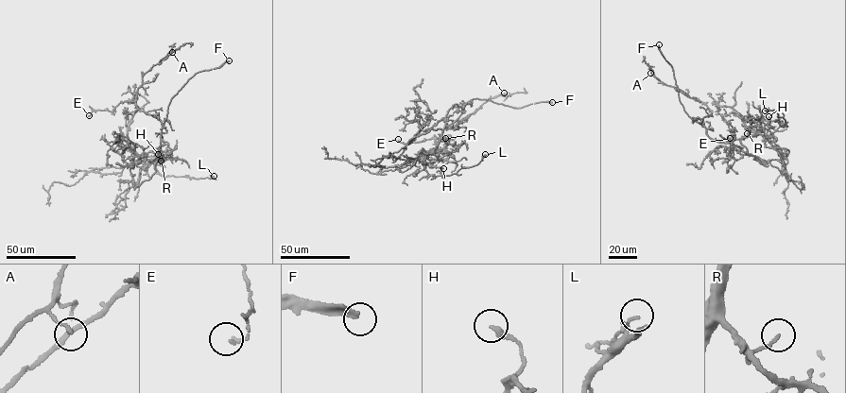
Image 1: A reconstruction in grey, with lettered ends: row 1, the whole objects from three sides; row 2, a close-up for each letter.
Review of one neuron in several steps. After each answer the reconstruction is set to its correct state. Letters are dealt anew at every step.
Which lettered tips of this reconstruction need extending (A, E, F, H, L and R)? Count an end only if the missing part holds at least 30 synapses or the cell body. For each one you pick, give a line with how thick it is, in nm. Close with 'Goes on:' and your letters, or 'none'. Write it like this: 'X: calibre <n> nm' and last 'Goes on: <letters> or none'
F: calibre 260 nm
Goes on: F

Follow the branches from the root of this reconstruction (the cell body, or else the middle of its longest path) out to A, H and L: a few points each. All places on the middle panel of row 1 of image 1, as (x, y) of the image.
A: (446, 114), (454, 104), (463, 111), (447, 129), (489, 99), (504, 93)
H: (446, 114), (439, 142), (422, 158), (429, 165), (443, 168)
L: (446, 114), (439, 142), (422, 158), (426, 172), (435, 177), (452, 175), (461, 168), (478, 164), (485, 154)

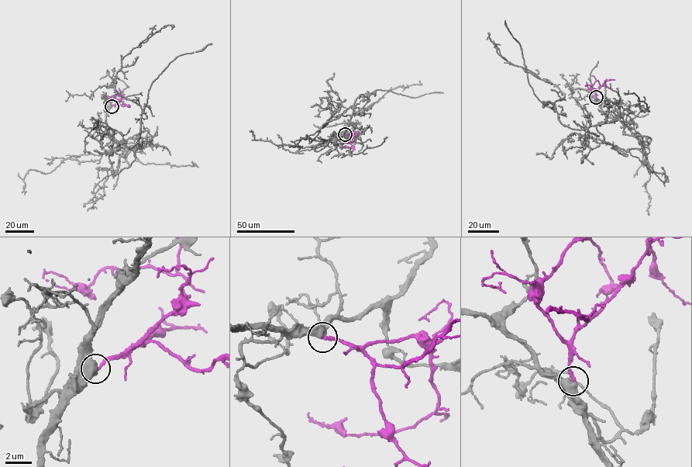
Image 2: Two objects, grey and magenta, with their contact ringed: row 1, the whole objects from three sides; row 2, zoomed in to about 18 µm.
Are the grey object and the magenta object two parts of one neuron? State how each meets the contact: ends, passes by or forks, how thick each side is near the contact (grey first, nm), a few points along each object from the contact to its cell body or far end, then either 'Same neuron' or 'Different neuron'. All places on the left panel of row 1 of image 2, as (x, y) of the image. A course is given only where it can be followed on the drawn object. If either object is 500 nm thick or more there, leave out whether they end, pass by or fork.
Thickness 750 nm (grey) against 240 nm. Course of grey: (111, 106), (108, 132), (135, 149), (142, 108), (115, 90), (117, 72), (132, 48), (171, 29). Course of magenta: (111, 105), (121, 96), (106, 96). Same neuron

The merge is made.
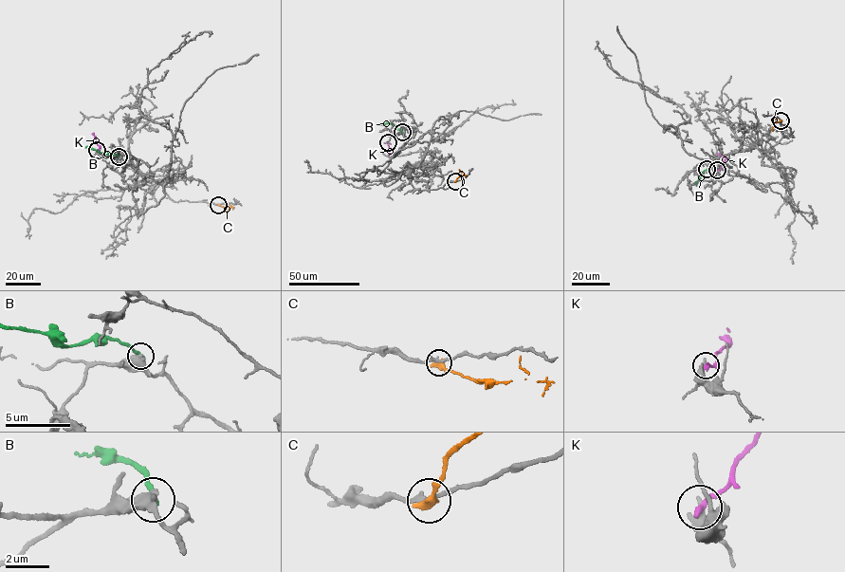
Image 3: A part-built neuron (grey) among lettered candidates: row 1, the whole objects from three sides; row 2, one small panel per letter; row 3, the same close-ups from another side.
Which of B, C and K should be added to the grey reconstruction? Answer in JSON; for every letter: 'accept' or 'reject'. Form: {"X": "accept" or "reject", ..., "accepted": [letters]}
{"B": "reject", "C": "reject", "K": "reject", "accepted": []}

